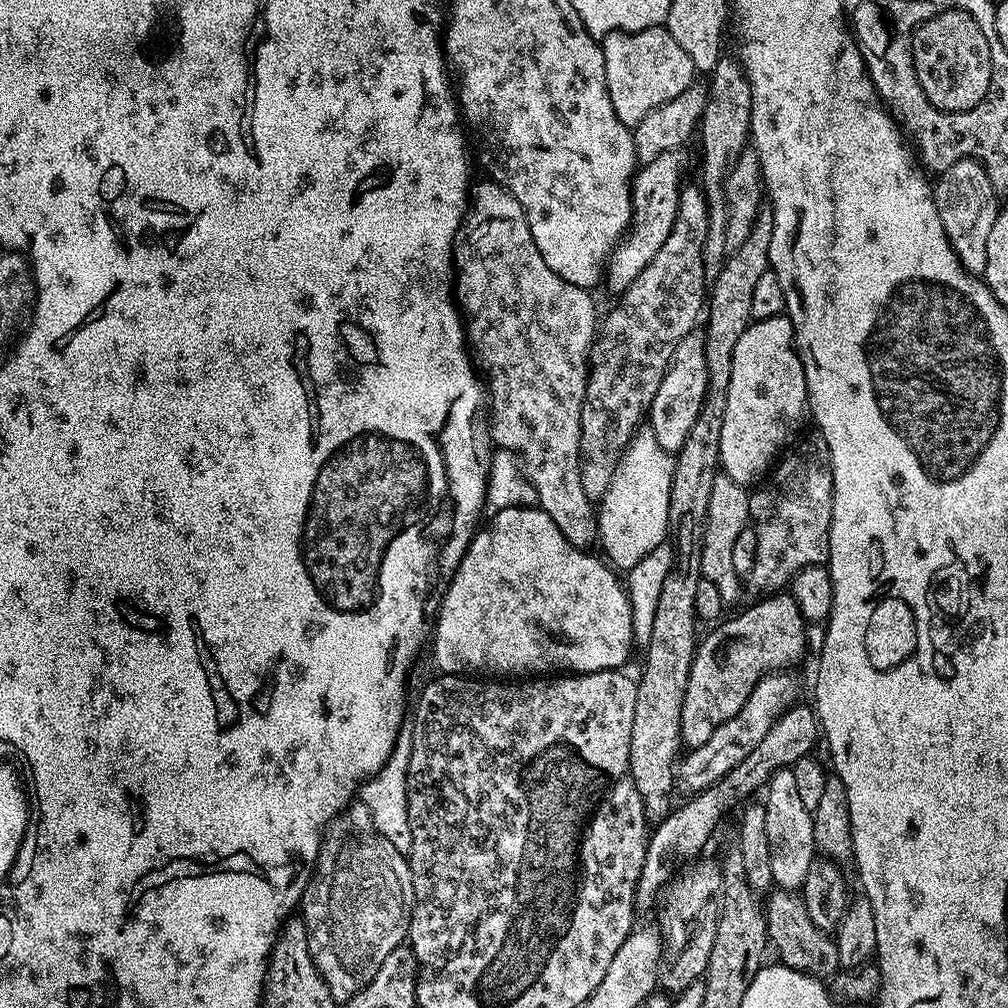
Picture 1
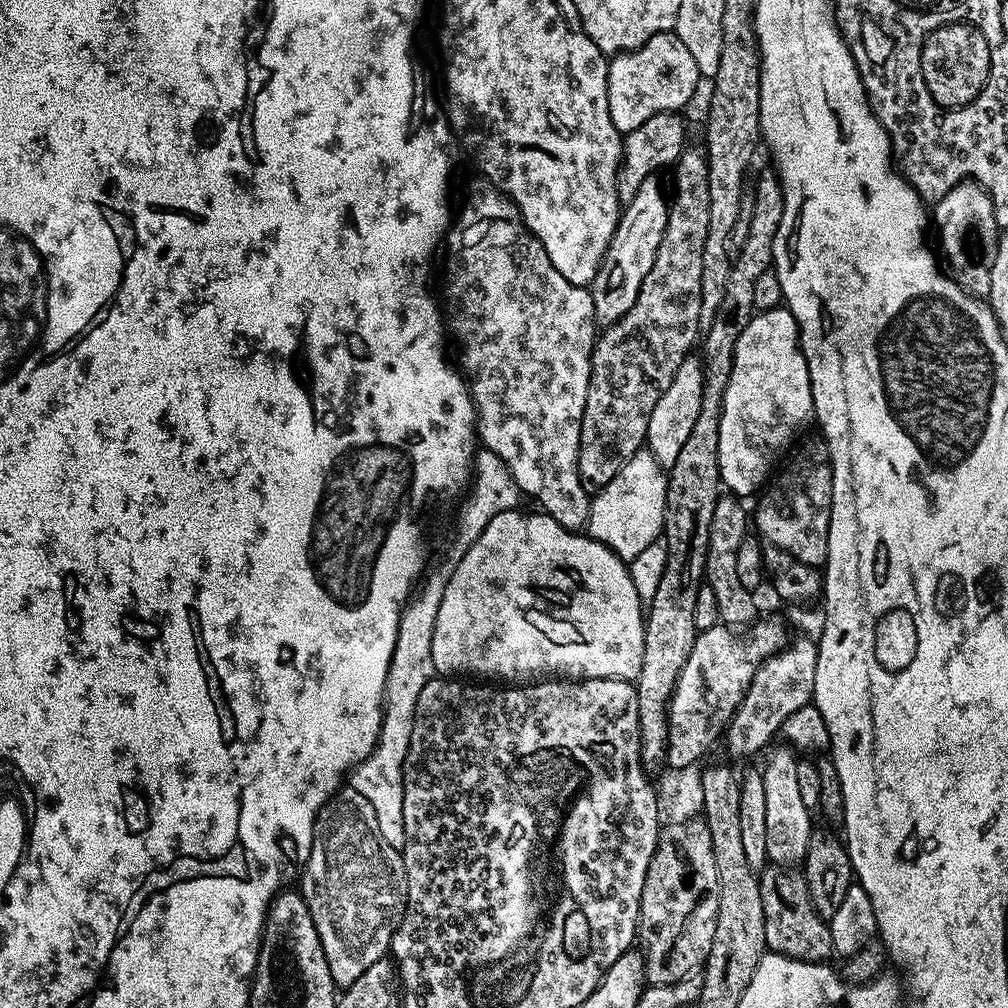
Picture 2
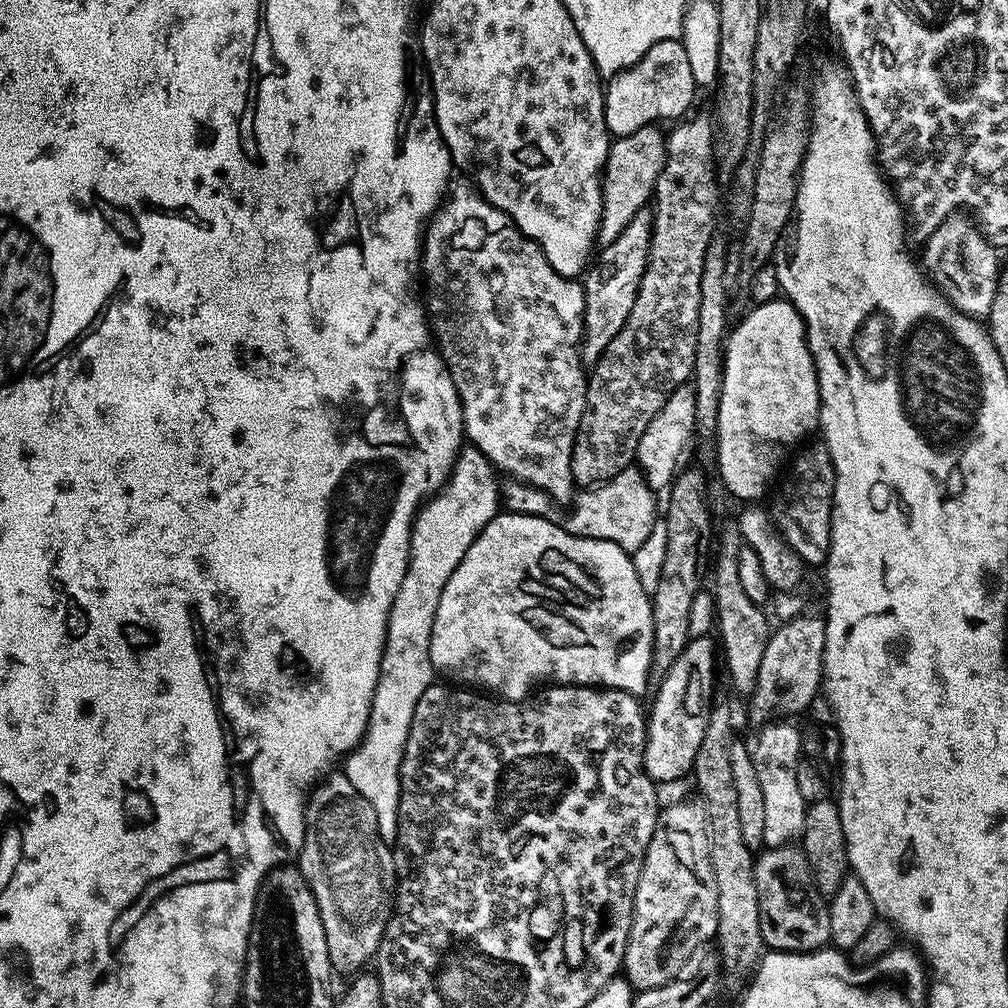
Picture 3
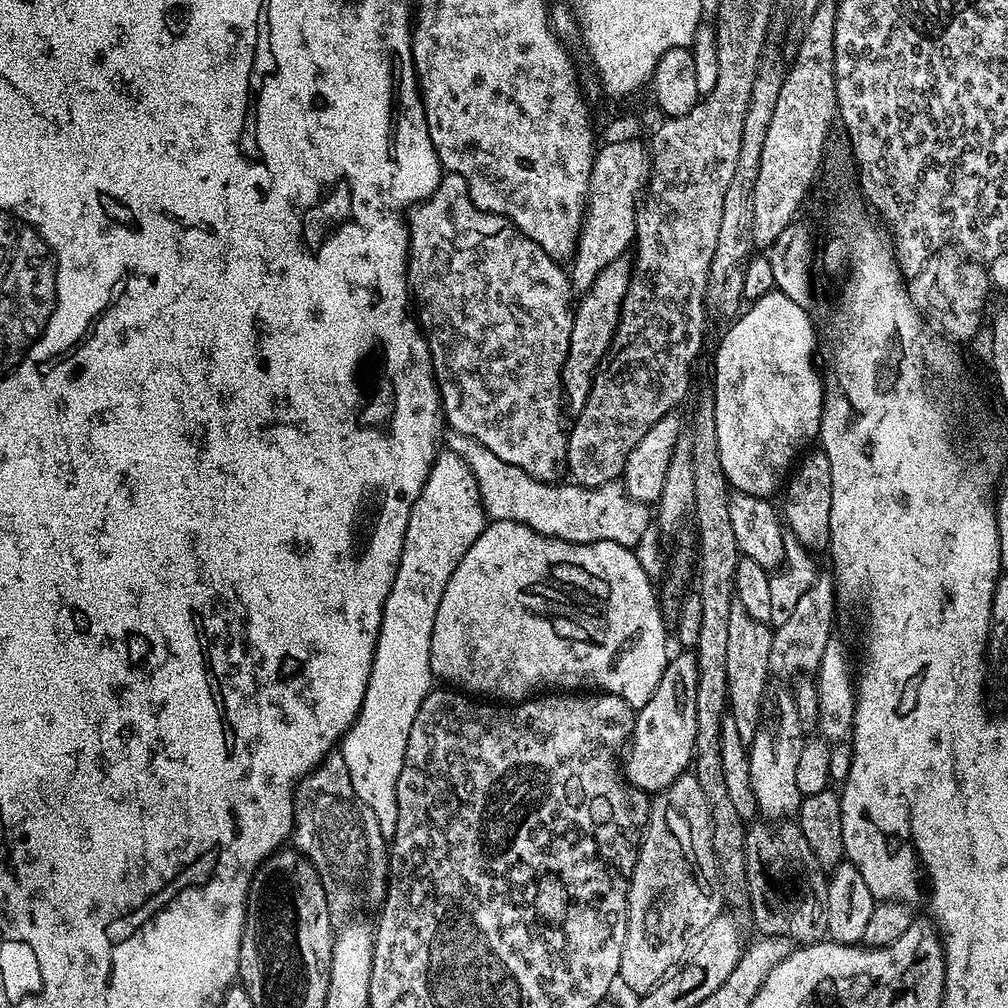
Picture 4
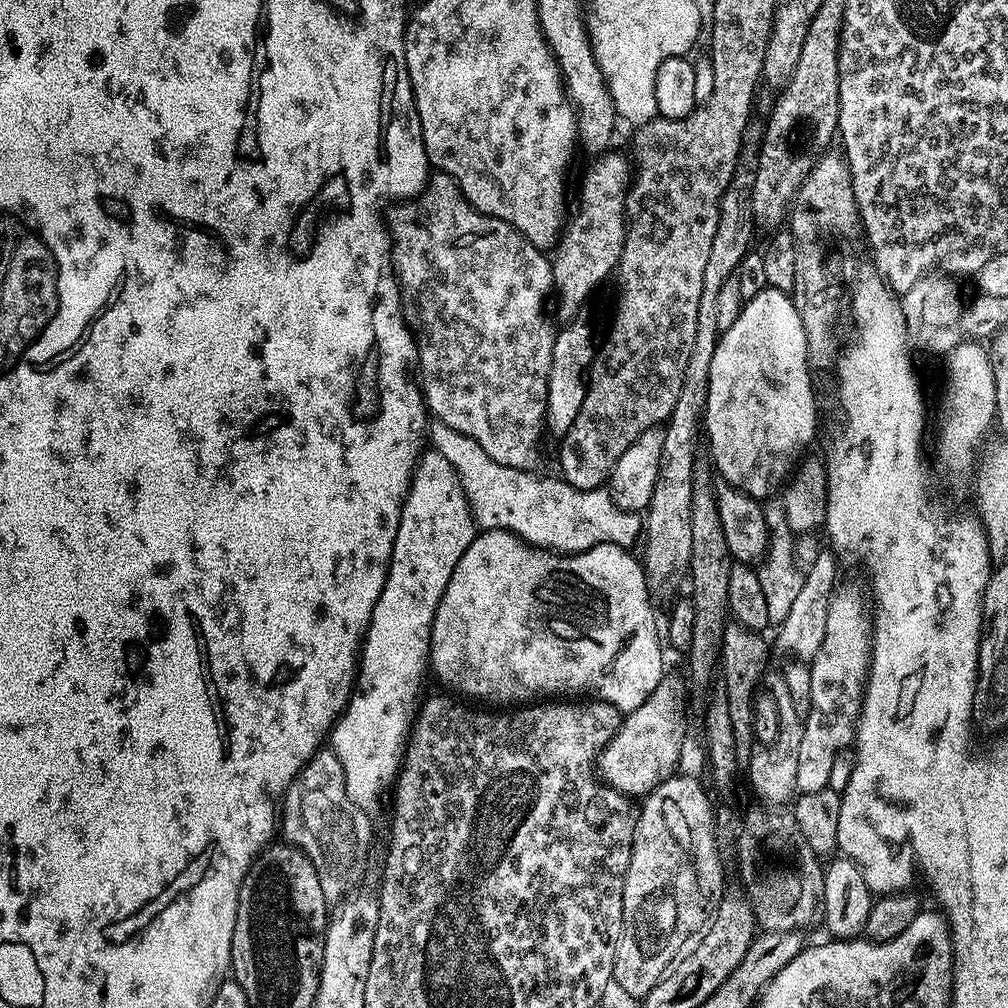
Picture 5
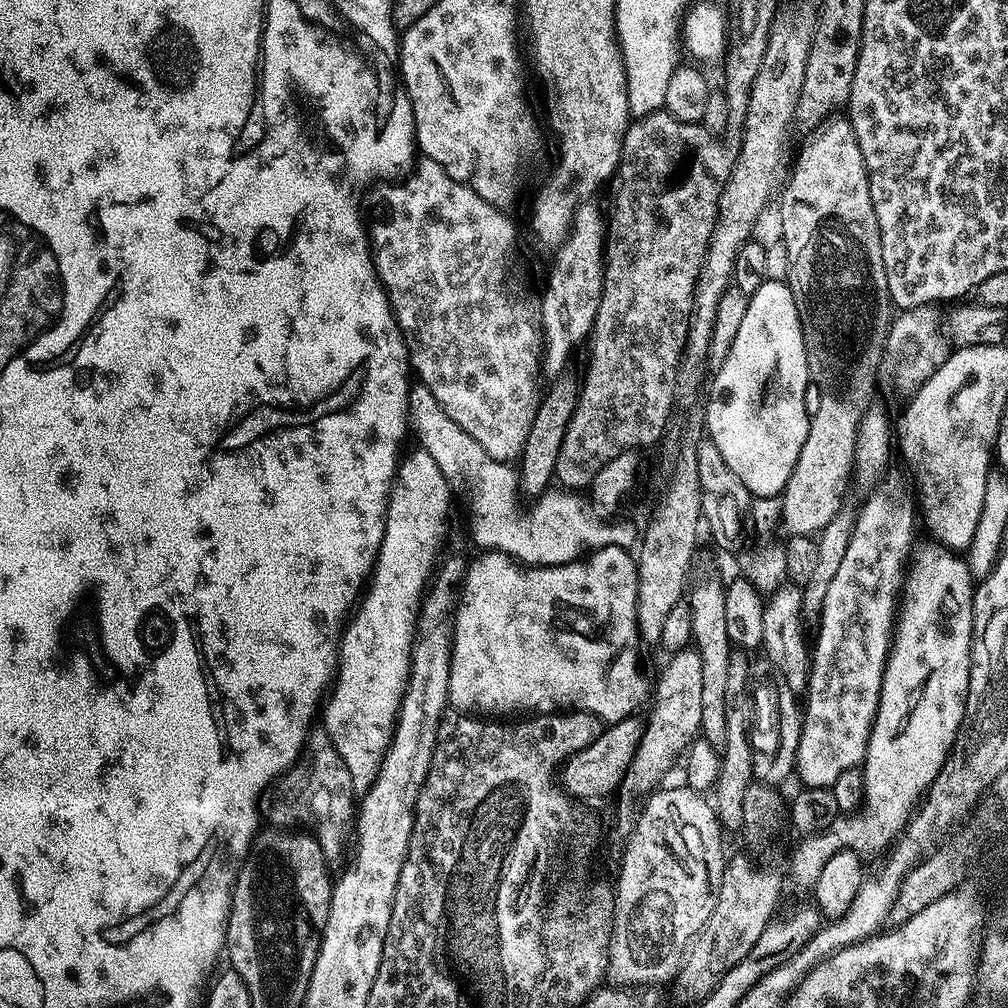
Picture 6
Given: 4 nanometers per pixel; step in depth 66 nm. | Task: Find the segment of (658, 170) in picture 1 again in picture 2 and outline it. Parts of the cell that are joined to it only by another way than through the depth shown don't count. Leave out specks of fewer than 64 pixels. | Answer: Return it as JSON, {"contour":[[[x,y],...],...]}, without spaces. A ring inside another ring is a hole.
{"contour":[[[656,176],[646,178],[646,182],[638,186],[638,194],[623,205],[610,246],[592,279],[590,291],[594,298],[594,318],[601,329],[617,324],[630,306],[634,306],[638,290],[642,290],[642,282],[646,282],[646,274],[650,274],[654,266],[654,258],[658,258],[658,246],[662,246],[662,234],[666,234],[670,203],[666,188],[664,192],[658,181]]]}

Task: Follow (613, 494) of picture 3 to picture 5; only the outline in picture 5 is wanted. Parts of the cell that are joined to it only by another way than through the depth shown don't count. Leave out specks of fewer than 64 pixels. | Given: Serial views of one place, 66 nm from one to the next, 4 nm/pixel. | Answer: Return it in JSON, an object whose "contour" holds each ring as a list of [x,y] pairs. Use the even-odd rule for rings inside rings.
{"contour":[[[526,470],[520,478],[520,500],[518,500],[518,518],[514,518],[513,535],[519,536],[525,544],[533,548],[551,550],[557,554],[571,554],[574,552],[585,552],[599,544],[616,544],[619,548],[631,549],[632,543],[639,541],[642,536],[642,520],[635,512],[627,512],[617,507],[607,491],[595,488],[587,492],[570,486],[563,478],[552,476],[537,476]]]}

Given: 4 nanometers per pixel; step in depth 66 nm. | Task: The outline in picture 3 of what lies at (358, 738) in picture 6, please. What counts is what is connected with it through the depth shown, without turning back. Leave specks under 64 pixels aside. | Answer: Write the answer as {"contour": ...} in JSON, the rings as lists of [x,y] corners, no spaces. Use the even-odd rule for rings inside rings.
{"contour":[[[461,447],[448,481],[417,511],[412,522],[408,569],[390,606],[388,633],[368,725],[359,746],[348,753],[342,764],[342,771],[346,778],[350,778],[354,790],[370,802],[374,818],[378,818],[378,834],[382,834],[390,846],[396,844],[398,834],[400,767],[410,734],[410,722],[414,718],[414,706],[434,682],[430,634],[434,614],[438,614],[438,598],[442,598],[450,574],[454,574],[474,538],[478,538],[478,534],[482,534],[484,527],[501,511],[502,484],[496,481],[496,476],[497,469],[479,448]]]}

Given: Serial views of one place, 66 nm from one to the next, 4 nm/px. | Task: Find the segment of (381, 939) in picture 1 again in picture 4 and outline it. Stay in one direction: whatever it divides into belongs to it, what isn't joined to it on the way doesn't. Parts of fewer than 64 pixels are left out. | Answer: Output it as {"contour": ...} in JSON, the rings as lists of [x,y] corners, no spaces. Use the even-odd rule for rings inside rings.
{"contour":[[[339,750],[329,752],[324,757],[323,764],[313,768],[293,794],[290,840],[291,843],[296,843],[293,845],[298,846],[299,851],[316,867],[318,878],[328,895],[329,908],[339,910],[340,907],[356,908],[359,904],[383,905],[384,895],[388,893],[390,848],[382,830],[378,830],[378,818],[374,818],[374,810],[370,810],[354,794],[350,770],[346,770],[346,762]]]}

